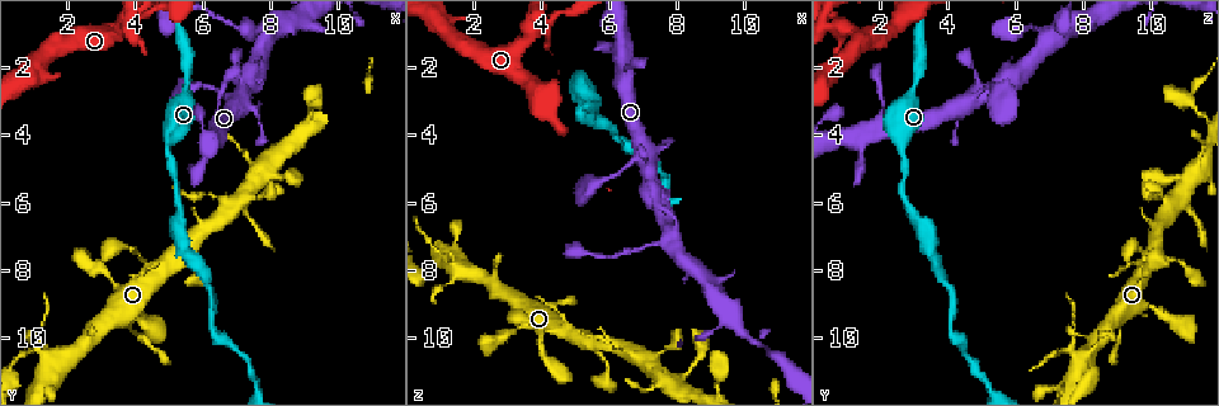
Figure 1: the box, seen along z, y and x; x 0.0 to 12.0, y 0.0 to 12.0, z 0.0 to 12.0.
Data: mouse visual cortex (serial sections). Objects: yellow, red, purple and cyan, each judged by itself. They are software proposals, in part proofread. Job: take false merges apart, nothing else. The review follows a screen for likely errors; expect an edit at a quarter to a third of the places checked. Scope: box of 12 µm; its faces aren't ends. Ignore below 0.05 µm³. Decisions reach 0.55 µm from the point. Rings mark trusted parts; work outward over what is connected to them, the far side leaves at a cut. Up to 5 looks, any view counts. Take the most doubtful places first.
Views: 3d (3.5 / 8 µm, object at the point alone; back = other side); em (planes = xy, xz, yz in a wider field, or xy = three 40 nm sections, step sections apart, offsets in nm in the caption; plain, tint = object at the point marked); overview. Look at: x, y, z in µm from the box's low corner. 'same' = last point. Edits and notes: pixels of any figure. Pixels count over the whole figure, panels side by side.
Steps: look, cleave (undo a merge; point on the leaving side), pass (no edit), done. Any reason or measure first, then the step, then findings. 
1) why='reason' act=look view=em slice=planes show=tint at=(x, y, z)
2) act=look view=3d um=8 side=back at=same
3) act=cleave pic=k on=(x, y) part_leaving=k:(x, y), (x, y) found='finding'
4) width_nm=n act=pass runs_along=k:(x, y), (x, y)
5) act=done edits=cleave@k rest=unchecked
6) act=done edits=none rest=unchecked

why='abrupt turn' act=look view=3d um=8 at=(6.3, 9.7, 4.0)

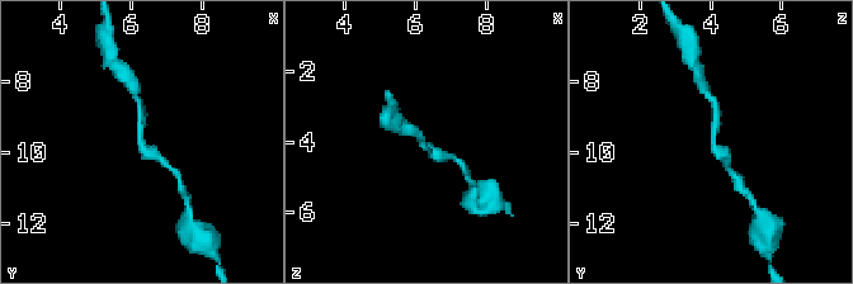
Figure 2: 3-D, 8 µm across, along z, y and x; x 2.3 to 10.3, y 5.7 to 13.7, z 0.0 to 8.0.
act=look view=3d um=3.5 at=(6.3, 9.8, 4.1)

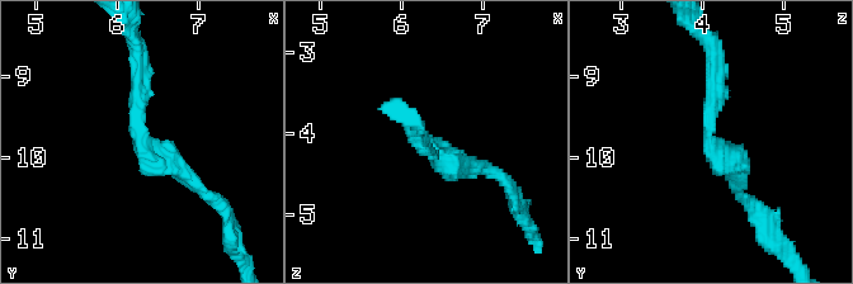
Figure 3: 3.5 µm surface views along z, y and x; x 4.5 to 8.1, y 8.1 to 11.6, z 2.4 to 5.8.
arm_widths_nm=200,250 why='shape alone is not enough' act=look view=em slice=xy step=1 show=tint at=(6.25, 9.75, 4.05)

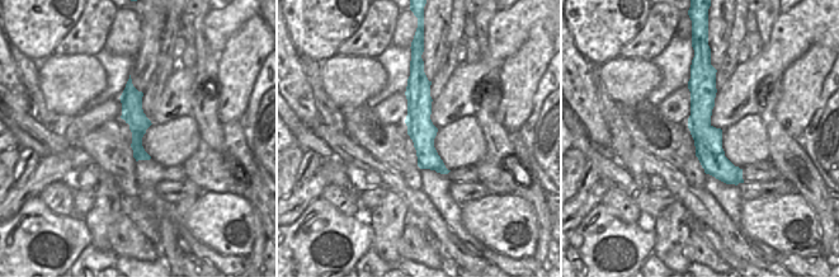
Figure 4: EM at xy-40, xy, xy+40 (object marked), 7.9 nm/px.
act=pass runs_along=3:(138, 50), (138, 138), (197, 189) found='continuous, no second cell'

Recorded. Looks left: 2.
why='sudden change in width' act=look view=3d um=3.5 at=(1.5, 10.6, 7.9)

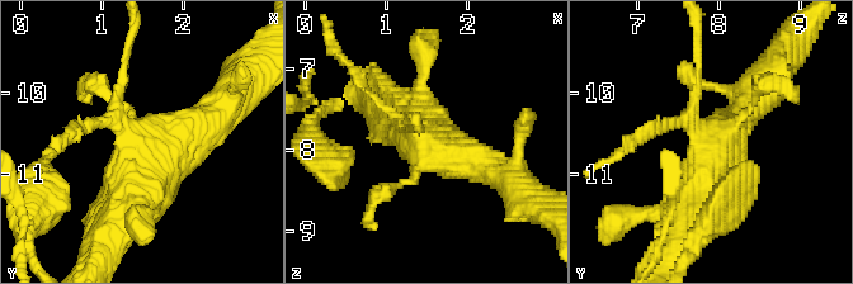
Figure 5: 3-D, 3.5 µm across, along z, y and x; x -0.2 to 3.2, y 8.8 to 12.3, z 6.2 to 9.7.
act=look view=em slice=xy step=2 show=tint at=(1.55, 10.60, 7.90)

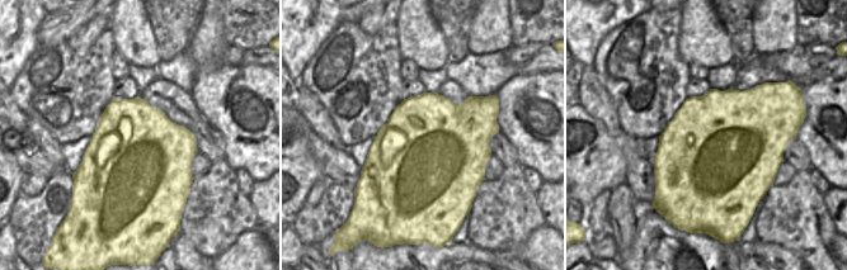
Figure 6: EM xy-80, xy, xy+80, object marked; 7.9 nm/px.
width_nm=900 act=cleave pic=5 on=(85, 126) part_leaving=5:(116, 124), (88, 121), (45, 164) found='a second cell is stuck on'

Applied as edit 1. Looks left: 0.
act=done edits=cleave@5 rest=unchecked

